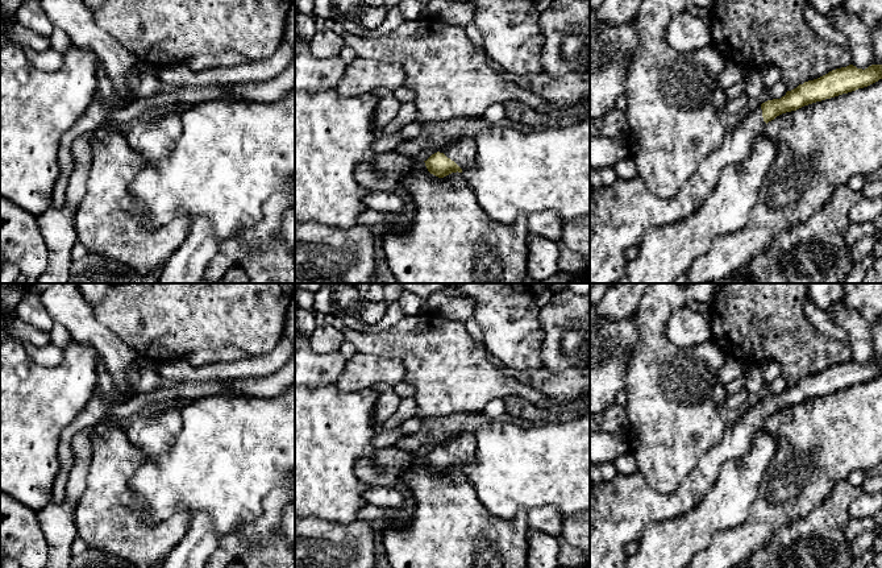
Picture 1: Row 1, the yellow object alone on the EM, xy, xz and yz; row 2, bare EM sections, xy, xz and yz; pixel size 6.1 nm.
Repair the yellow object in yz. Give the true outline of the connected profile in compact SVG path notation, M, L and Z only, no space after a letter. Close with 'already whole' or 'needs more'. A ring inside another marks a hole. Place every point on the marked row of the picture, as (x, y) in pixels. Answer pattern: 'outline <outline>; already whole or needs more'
outline M849 65L832 70L817 79L804 82L787 91L781 99L762 103L735 128L727 129L720 148L700 163L678 195L669 200L656 196L640 177L632 179L617 178L610 186L590 187L590 283L612 283L619 279L629 261L625 256L627 248L638 246L648 231L681 221L692 215L716 188L723 170L728 165L744 161L752 153L754 140L769 121L804 105L868 87L879 79L882 79L882 65L871 65L865 70Z; needs more

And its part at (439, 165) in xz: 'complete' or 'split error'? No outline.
split error

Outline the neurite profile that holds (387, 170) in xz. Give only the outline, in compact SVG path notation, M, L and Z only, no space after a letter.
M396 150L375 154L369 165L359 165L355 171L357 182L367 190L396 192L402 181L423 162L420 157L411 157Z

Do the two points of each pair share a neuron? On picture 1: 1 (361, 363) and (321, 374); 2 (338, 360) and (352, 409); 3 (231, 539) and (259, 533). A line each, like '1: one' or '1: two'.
1: two
2: two
3: two

